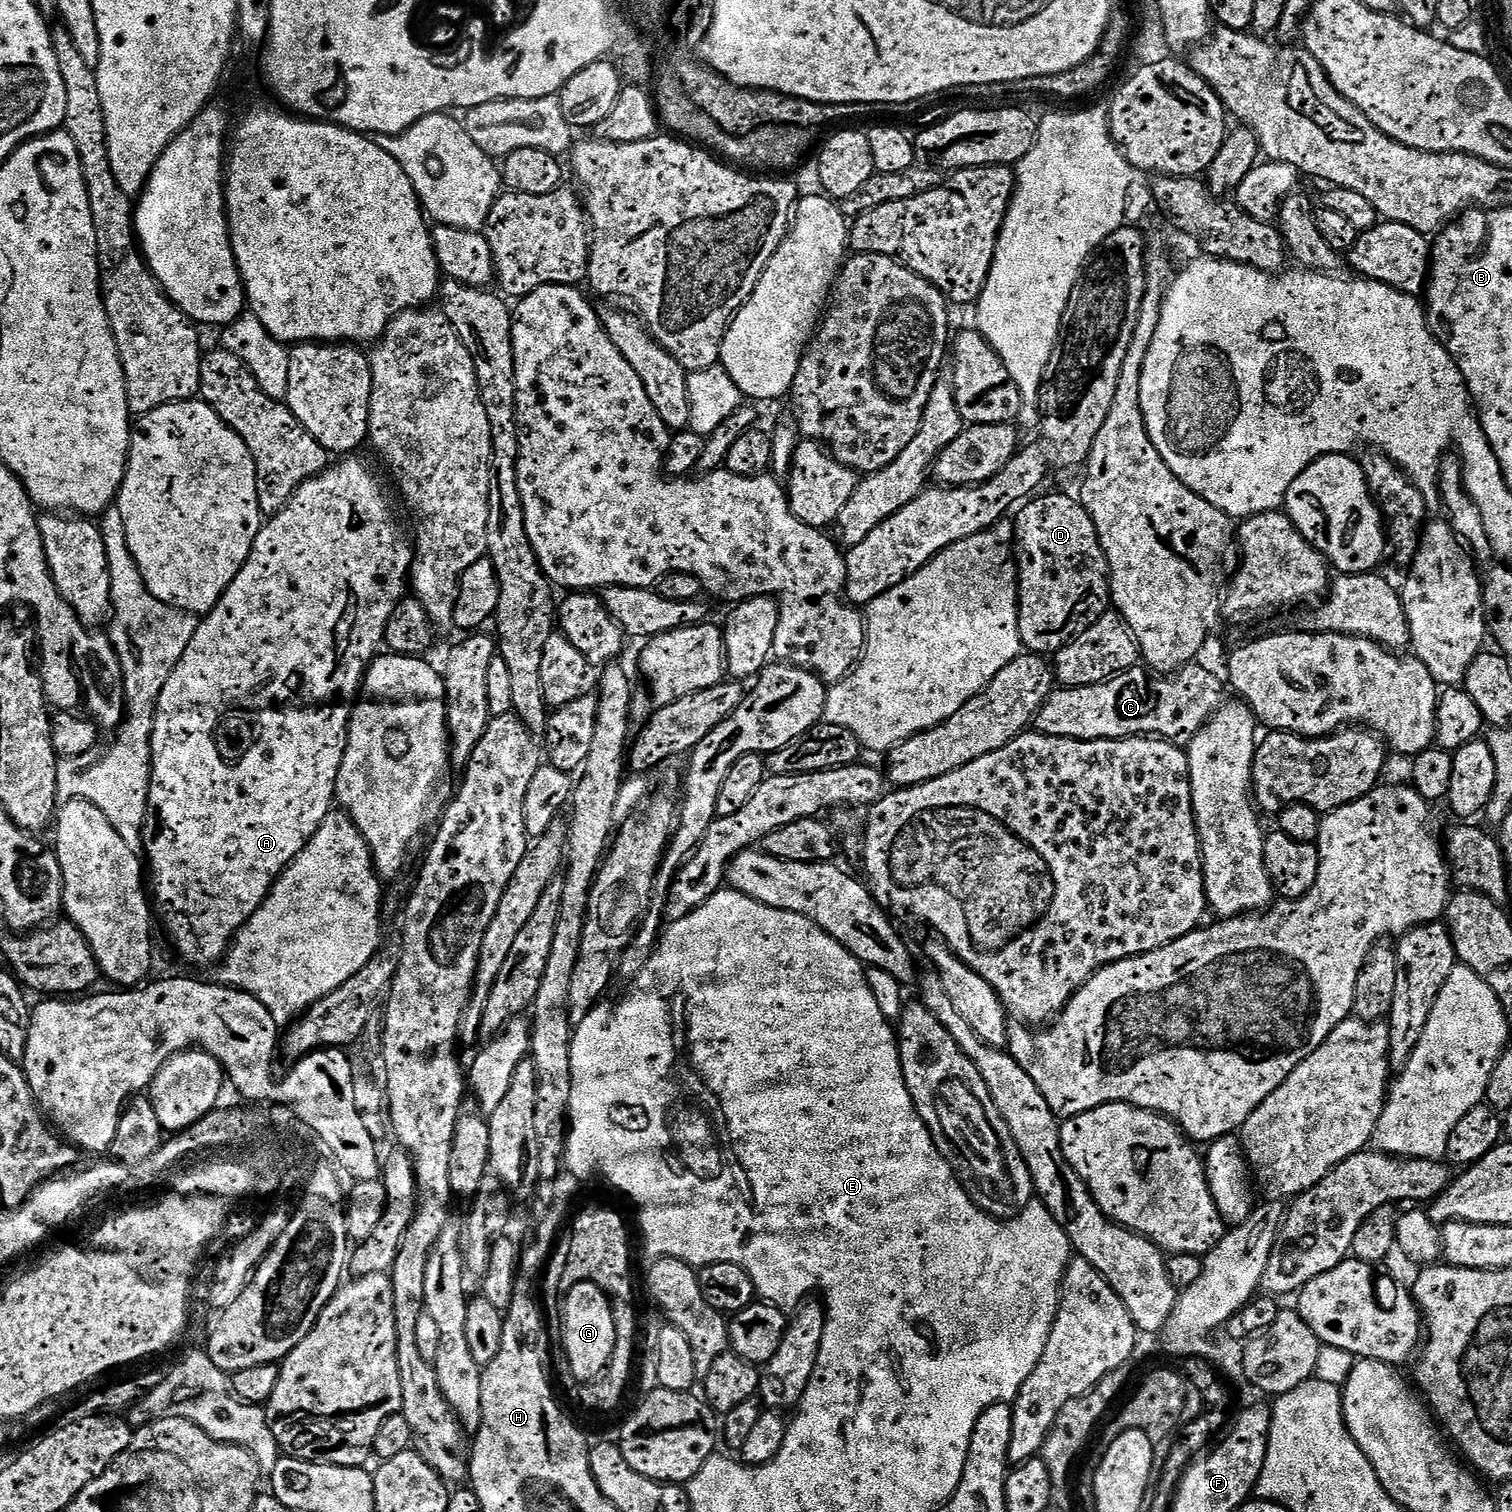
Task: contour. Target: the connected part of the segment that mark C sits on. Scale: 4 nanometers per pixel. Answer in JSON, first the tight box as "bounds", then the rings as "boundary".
{"bounds":[1035,662,1225,742],"boundary":[[[1193,662],[1175,674],[1149,674],[1143,667],[1137,666],[1130,672],[1120,672],[1111,680],[1103,680],[1094,686],[1057,687],[1049,694],[1040,708],[1040,713],[1036,715],[1035,731],[1047,736],[1075,740],[1124,740],[1128,736],[1146,736],[1173,742],[1193,740],[1209,718],[1220,709],[1222,703],[1220,695],[1225,688],[1222,680],[1220,685],[1219,678],[1210,669],[1199,668],[1198,665],[1199,663]]]}

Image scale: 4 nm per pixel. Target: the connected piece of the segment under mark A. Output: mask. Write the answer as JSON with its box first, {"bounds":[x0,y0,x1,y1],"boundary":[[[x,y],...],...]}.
{"bounds":[142,458,413,968],"boundary":[[[356,458],[341,459],[344,460],[341,464],[333,463],[315,478],[306,481],[290,497],[288,505],[261,527],[258,538],[254,538],[252,543],[250,558],[246,558],[242,570],[238,570],[226,594],[222,594],[218,603],[197,623],[194,638],[190,638],[190,646],[186,646],[182,658],[178,658],[178,666],[174,666],[170,678],[166,678],[162,694],[158,694],[142,852],[146,857],[147,871],[148,868],[152,871],[150,892],[154,897],[155,915],[159,923],[160,920],[164,923],[177,954],[196,968],[219,965],[227,956],[237,932],[260,909],[272,885],[280,879],[292,859],[308,845],[328,813],[333,811],[336,779],[346,750],[352,705],[356,703],[368,665],[376,659],[384,644],[384,631],[390,614],[410,592],[413,541],[404,537],[392,513],[392,500],[383,482],[362,461],[352,459]]]}

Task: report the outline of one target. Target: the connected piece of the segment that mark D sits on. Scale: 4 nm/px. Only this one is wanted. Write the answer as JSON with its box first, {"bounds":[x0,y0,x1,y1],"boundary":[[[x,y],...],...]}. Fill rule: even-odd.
{"bounds":[1014,494,1110,654],"boundary":[[[1040,494],[1029,499],[1014,516],[1014,571],[1018,630],[1021,645],[1032,654],[1055,654],[1078,634],[1086,631],[1098,617],[1104,615],[1110,604],[1108,560],[1104,557],[1090,514],[1075,495],[1044,495]]]}

